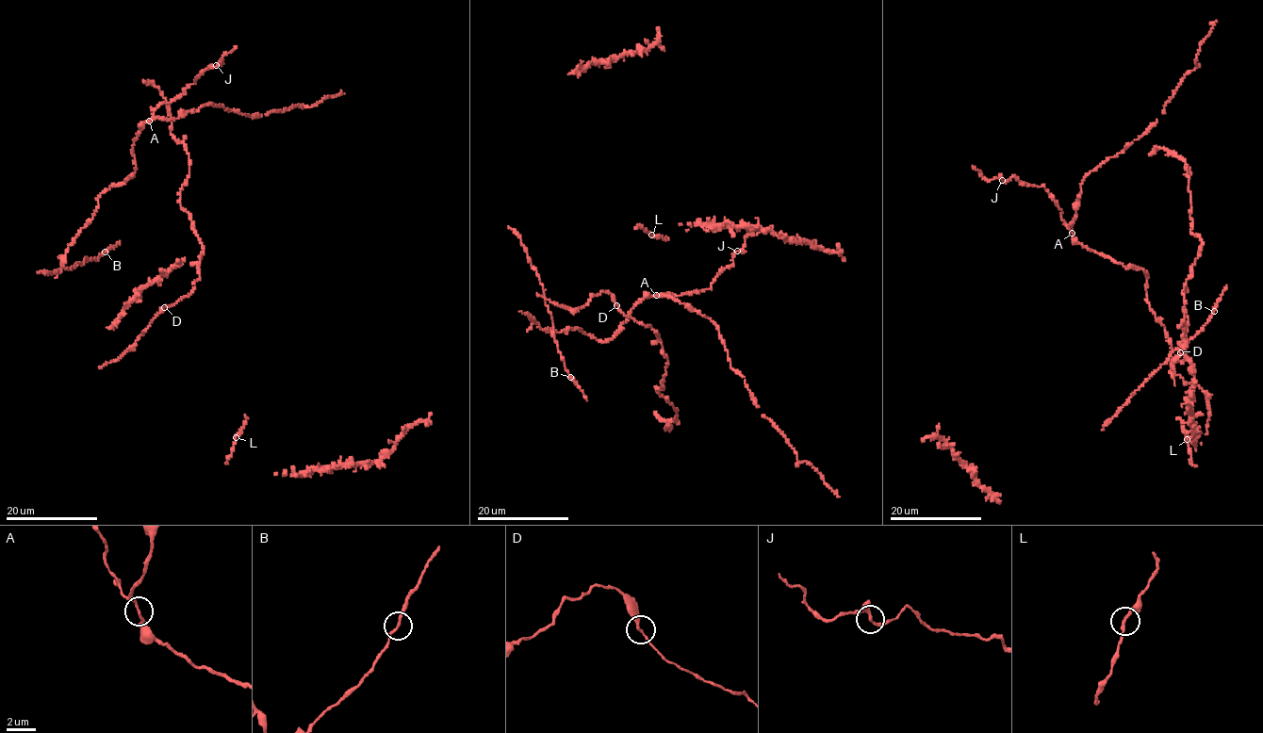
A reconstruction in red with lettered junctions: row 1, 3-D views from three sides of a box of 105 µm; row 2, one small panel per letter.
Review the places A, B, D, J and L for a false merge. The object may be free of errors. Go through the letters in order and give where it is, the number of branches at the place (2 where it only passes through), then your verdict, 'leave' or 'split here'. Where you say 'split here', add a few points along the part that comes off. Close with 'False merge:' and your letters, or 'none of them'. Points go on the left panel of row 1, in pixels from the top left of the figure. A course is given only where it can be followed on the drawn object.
A: (149, 121) | 2 | leave
B: (105, 252) | 2 | leave
D: (164, 307) | 2 | leave
J: (216, 65) | 2 | leave
L: (236, 437) | 2 | leave
False merge: none of them

